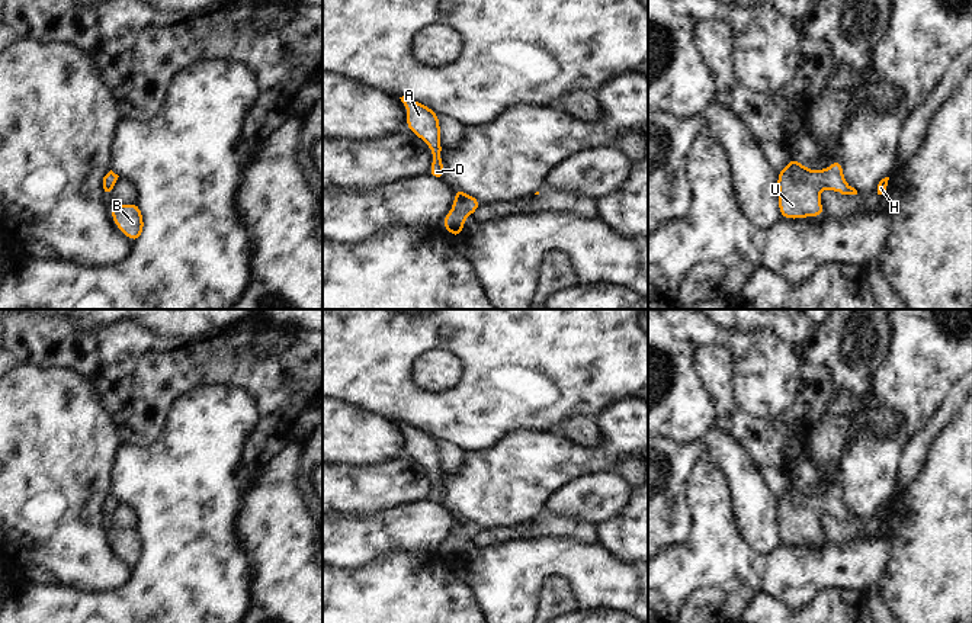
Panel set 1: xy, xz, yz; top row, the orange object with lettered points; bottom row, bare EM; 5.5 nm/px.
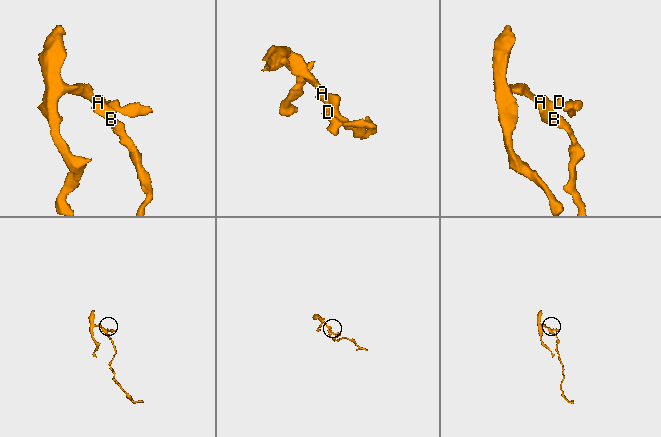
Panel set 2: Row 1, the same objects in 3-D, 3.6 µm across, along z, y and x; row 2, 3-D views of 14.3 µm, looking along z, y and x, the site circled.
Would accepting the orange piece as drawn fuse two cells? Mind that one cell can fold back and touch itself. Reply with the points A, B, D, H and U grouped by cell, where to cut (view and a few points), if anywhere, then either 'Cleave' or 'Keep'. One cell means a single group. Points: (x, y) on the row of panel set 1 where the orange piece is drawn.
Groups: A B D H U. No split. Keep

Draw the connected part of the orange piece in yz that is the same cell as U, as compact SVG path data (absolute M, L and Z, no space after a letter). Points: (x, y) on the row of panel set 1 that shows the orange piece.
M790 157L787 166L777 173L779 215L786 219L817 218L825 213L819 200L824 189L841 195L857 195L843 176L843 161L835 158L824 170L809 170Z

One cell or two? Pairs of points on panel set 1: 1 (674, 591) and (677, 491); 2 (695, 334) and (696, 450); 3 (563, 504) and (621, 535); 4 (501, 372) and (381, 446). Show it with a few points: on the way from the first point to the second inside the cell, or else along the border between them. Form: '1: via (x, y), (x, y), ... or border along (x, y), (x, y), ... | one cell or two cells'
1: border along (692, 513), (689, 536), (663, 551) | two cells
2: border along (714, 427), (692, 443), (663, 437) | two cells
3: border along (626, 503), (616, 514), (599, 526) | two cells
4: border along (368, 408), (398, 423) | two cells

